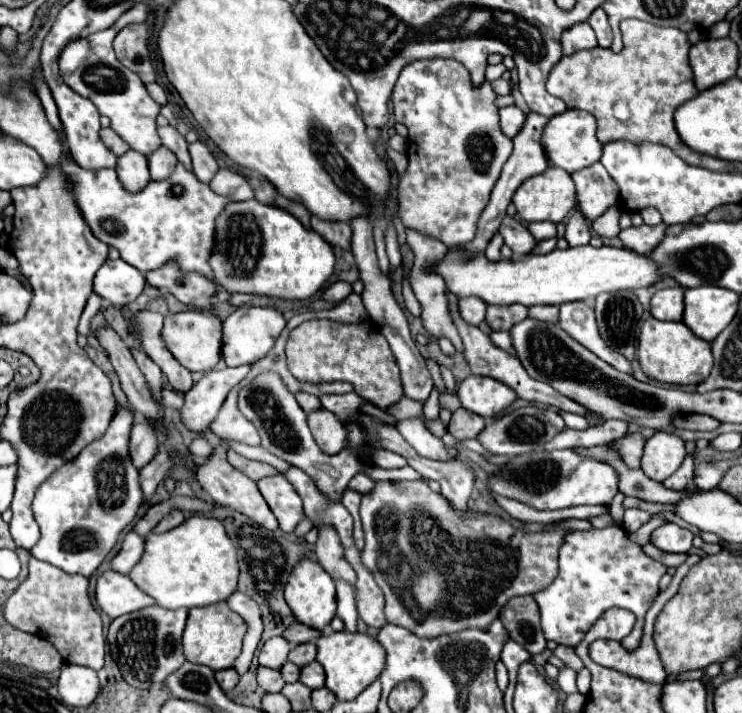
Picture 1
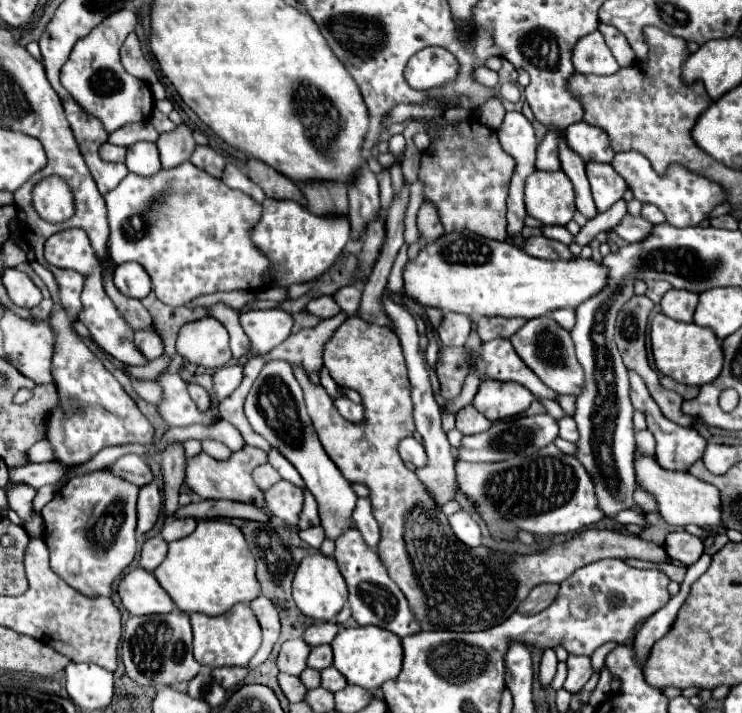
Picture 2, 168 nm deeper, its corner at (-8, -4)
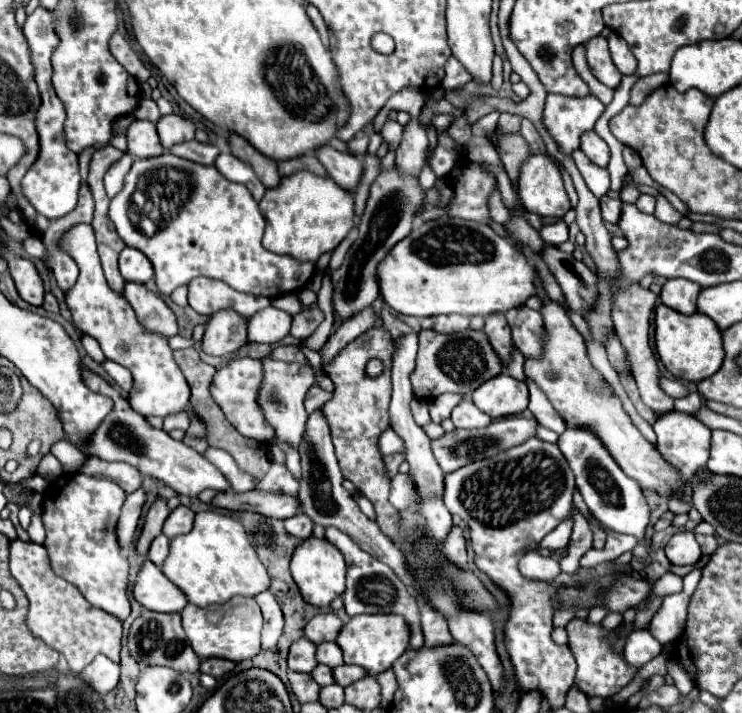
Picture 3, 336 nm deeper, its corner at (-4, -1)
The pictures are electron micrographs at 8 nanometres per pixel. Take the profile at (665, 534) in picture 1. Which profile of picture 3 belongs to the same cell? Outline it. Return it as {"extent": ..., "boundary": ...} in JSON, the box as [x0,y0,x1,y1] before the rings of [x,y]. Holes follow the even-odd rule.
{"extent":[666,532,702,566],"boundary":[[[686,532],[686,534],[676,534],[668,540],[666,556],[674,566],[694,566],[700,560],[702,552],[694,534]]]}

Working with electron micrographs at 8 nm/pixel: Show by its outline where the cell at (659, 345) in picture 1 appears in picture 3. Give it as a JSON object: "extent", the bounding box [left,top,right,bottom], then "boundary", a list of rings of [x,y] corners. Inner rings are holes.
{"extent":[656,304,724,383],"boundary":[[[664,304],[656,308],[656,350],[664,366],[680,380],[698,383],[716,374],[724,362],[722,348],[722,330],[708,320],[708,316],[696,314],[680,314]]]}

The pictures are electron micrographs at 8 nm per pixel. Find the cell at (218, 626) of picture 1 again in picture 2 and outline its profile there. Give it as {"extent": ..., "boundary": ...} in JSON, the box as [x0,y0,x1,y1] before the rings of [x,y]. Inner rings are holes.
{"extent":[190,603,262,667],"boundary":[[[236,603],[230,611],[222,613],[220,617],[192,613],[190,623],[194,629],[194,657],[204,667],[246,667],[248,661],[260,647],[262,633],[260,625],[246,603]]]}

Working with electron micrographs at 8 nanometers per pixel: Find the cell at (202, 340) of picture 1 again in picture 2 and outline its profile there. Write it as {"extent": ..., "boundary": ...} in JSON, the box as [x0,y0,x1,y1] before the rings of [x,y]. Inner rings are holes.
{"extent":[176,317,232,369],"boundary":[[[214,317],[186,323],[178,333],[176,351],[186,363],[212,369],[220,369],[232,359],[228,333]]]}

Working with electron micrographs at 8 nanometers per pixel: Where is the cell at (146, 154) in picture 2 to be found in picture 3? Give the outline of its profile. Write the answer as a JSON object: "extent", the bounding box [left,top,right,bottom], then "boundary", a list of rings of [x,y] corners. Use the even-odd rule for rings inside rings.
{"extent":[128,120,164,158],"boundary":[[[134,120],[128,130],[128,152],[136,158],[150,158],[164,154],[156,126],[148,120]]]}

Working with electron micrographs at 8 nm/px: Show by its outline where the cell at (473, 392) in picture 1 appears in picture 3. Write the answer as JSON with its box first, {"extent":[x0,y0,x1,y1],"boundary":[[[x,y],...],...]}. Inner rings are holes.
{"extent":[474,374,528,418],"boundary":[[[500,374],[488,382],[484,382],[474,394],[474,404],[486,412],[490,418],[504,418],[504,416],[516,416],[526,410],[528,402],[528,388],[524,382]]]}

